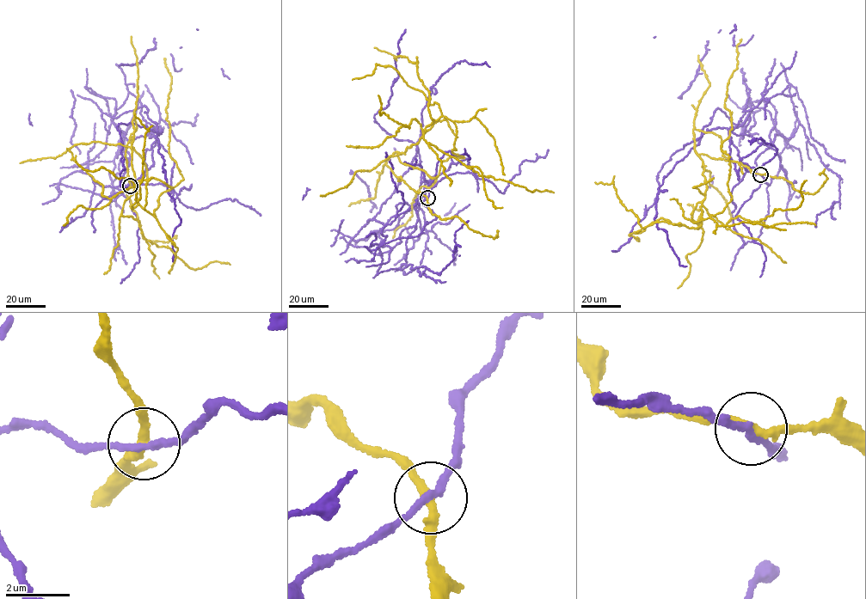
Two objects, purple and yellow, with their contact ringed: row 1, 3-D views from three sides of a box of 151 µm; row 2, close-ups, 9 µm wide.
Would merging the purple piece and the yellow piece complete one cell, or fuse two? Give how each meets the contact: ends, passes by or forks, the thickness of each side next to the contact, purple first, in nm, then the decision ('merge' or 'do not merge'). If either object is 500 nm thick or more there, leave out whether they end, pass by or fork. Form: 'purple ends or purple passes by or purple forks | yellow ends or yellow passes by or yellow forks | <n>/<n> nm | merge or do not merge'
purple passes by | yellow passes by | 220/260 nm | merge

